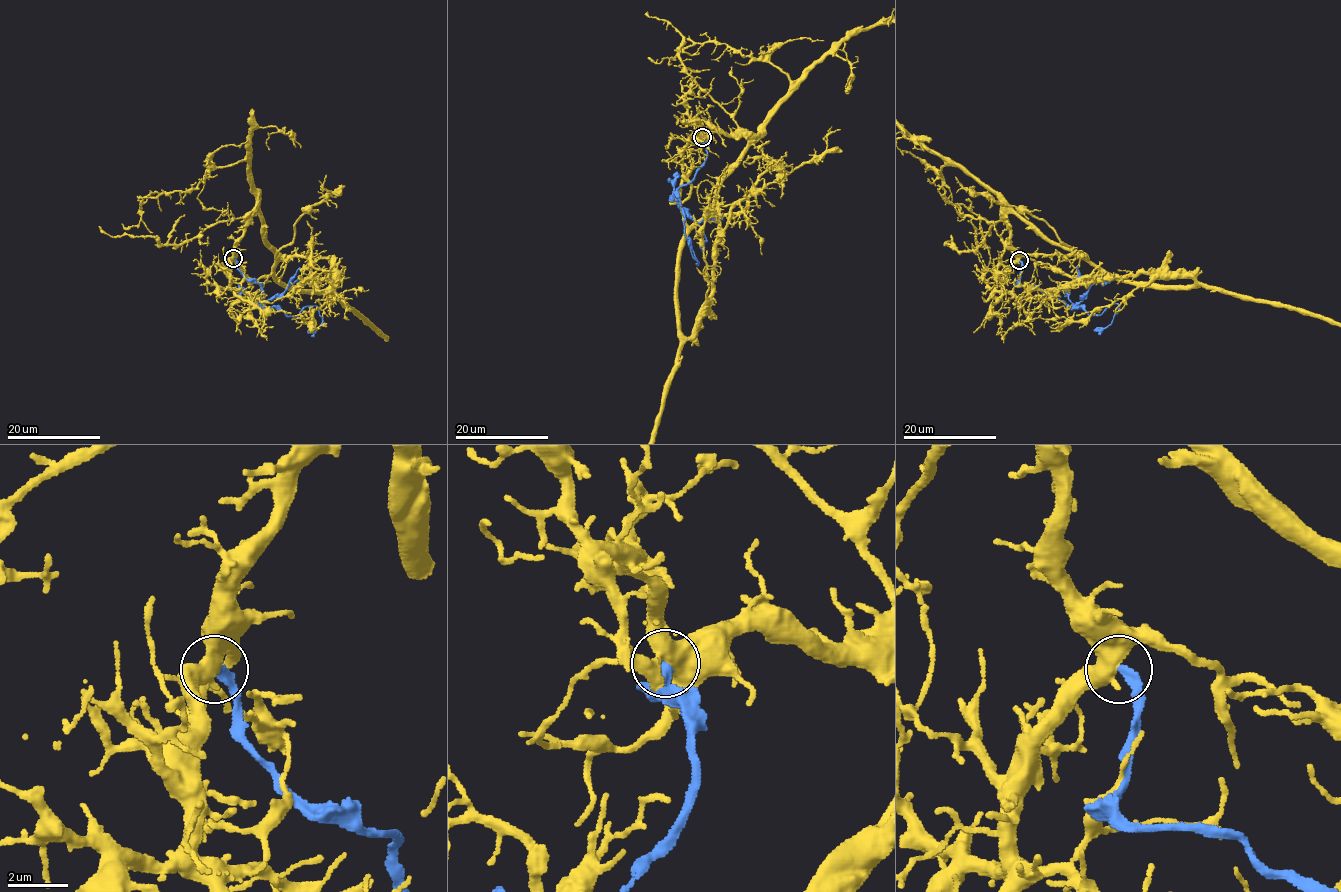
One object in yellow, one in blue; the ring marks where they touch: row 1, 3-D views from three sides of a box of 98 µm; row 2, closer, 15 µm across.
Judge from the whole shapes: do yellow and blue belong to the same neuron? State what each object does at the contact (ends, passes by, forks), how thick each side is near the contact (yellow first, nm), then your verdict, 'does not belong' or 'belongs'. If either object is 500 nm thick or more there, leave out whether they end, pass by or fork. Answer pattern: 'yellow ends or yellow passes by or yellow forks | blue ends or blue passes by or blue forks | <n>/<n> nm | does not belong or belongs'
550/280 nm | does not belong

